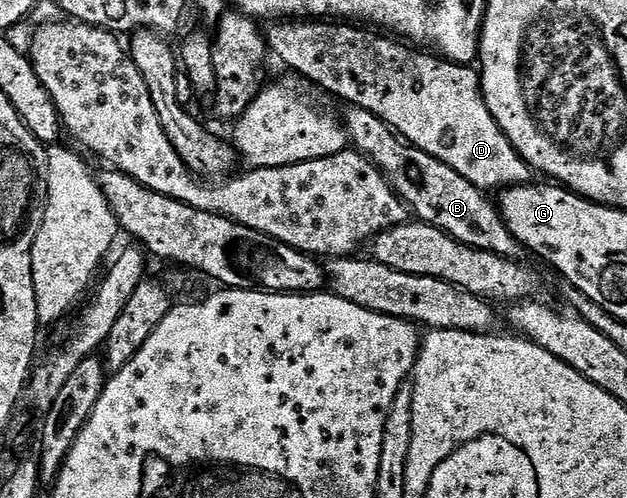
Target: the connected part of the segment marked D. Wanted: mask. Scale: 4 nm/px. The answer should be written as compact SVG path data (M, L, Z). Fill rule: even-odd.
M283 19L272 25L275 26L271 30L268 28L265 36L274 60L276 57L281 64L288 65L305 80L312 81L325 92L347 101L348 106L356 105L365 111L373 111L373 115L377 115L389 128L394 129L406 144L413 145L416 149L433 155L433 159L453 167L457 175L465 175L465 179L469 179L469 183L473 183L478 189L502 191L513 185L526 185L532 180L531 166L525 163L513 143L509 143L505 131L501 131L485 103L478 68L458 65L456 61L432 55L422 48L412 47L387 35L378 37L375 34L378 32L368 31L351 23L328 23L323 19Z

